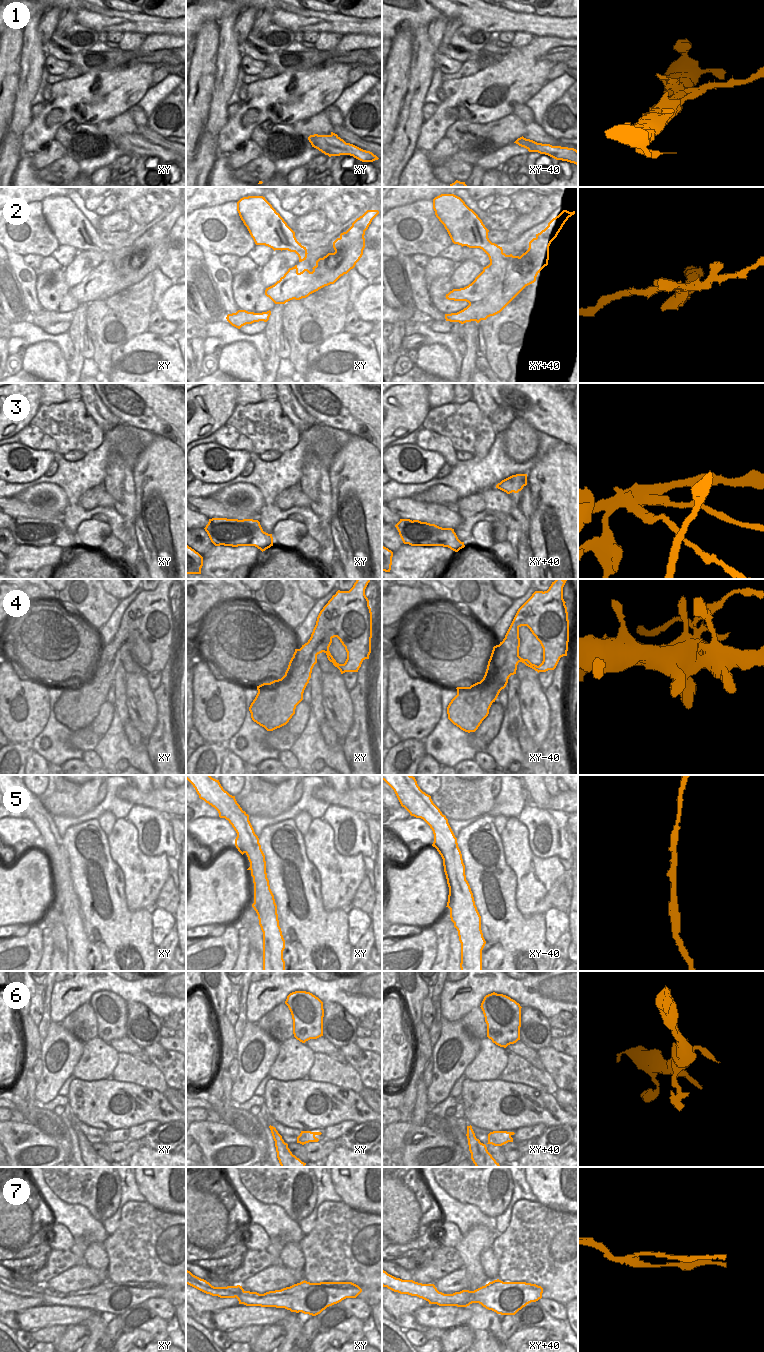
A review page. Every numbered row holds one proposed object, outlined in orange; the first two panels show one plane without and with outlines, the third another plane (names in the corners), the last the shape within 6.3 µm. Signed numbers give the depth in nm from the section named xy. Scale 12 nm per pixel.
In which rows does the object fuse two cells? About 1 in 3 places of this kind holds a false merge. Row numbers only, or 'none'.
1, 2, 3, 6

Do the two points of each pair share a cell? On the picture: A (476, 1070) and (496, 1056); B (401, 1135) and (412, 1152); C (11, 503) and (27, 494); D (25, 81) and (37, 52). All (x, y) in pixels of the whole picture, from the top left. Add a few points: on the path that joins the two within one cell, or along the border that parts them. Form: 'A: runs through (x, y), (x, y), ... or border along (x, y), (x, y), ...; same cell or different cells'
A: runs through (481, 1068), (491, 1060); same cell
B: runs through (402, 1139), (403, 1144), (408, 1148); same cell
C: border along (13, 497), (40, 508); different cells
D: runs through (30, 74), (33, 59); same cell

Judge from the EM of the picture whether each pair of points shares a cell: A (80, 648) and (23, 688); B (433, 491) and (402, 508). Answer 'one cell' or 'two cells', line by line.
A: two cells
B: two cells

